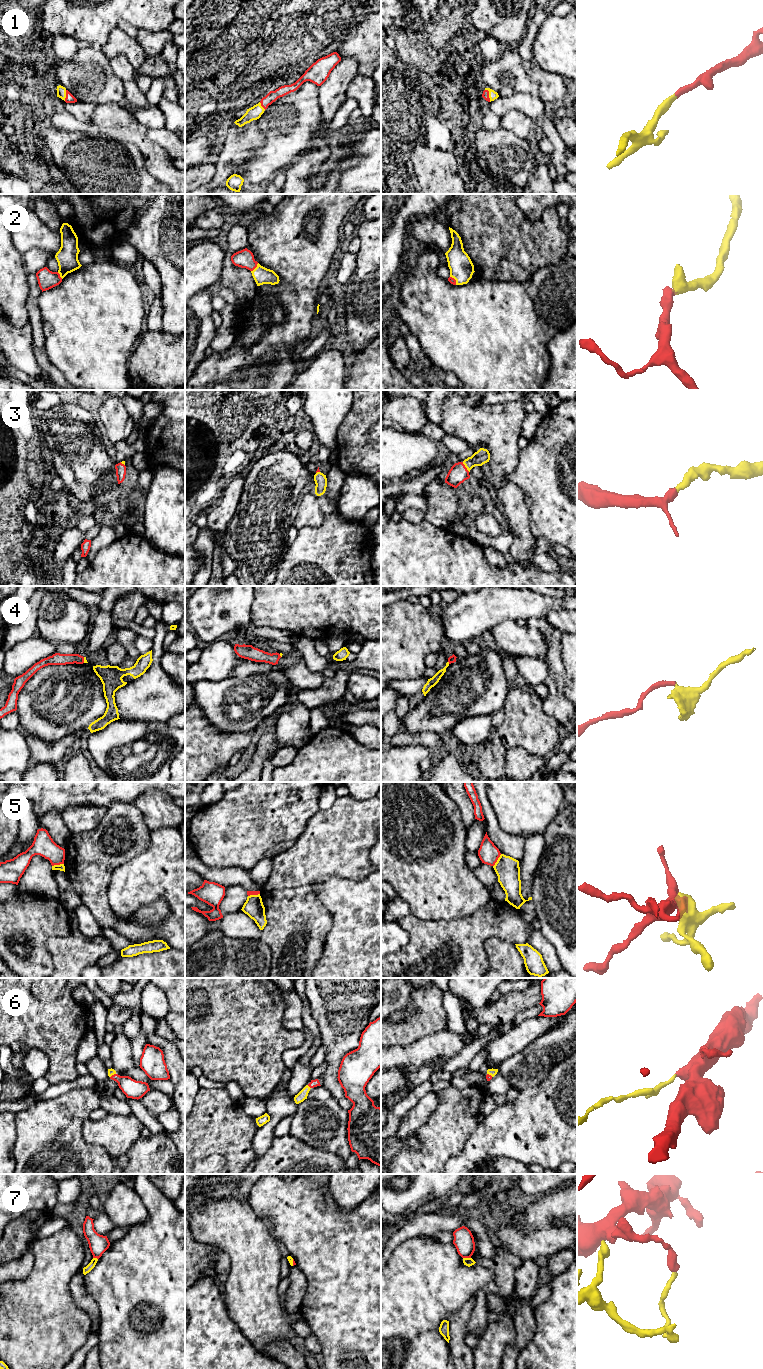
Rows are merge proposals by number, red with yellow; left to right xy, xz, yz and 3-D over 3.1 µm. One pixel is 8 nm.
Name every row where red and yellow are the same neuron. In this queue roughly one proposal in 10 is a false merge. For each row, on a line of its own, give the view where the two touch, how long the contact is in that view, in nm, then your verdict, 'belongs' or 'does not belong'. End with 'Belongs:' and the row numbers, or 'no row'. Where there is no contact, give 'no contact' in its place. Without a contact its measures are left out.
1: yz | 110 nm | belongs
2: xz | 90 nm | belongs
3: yz | 100 nm | belongs
4: xy | 50 nm | belongs
5: yz | 120 nm | does not belong
6: xz | 40 nm | belongs
7: yz | 60 nm | does not belong
Belongs: 1, 2, 3, 4, 6

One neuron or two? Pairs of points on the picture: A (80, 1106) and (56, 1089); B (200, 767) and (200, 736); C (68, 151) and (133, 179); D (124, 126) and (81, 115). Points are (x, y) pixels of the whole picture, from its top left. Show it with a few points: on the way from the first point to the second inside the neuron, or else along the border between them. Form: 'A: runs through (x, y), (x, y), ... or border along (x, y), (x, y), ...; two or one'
A: border along (86, 1087), (76, 1087), (56, 1097), (41, 1101); two
B: runs through (200, 759), (200, 744); one
C: runs through (84, 158), (99, 168), (110, 179), (117, 179); one
D: border along (97, 105), (89, 123); two

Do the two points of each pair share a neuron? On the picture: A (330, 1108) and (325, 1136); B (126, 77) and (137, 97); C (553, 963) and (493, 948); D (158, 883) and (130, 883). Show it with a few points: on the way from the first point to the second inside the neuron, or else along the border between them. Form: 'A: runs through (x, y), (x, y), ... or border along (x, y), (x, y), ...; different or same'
A: runs through (329, 1115), (325, 1129); same
B: runs through (128, 82), (132, 92); same
C: border along (514, 944), (526, 967); different
D: runs through (151, 883), (137, 883); same

